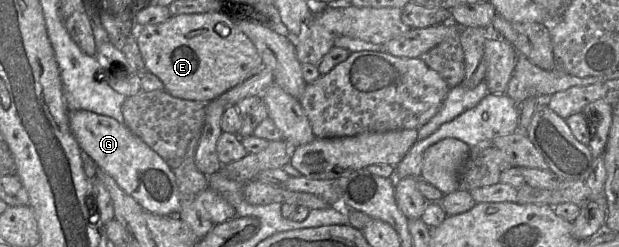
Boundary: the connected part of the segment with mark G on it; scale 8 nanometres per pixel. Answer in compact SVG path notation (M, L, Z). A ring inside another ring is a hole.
M69 110L69 126L80 149L111 176L141 208L160 216L176 216L180 210L179 190L173 170L144 141L112 117L85 110Z

